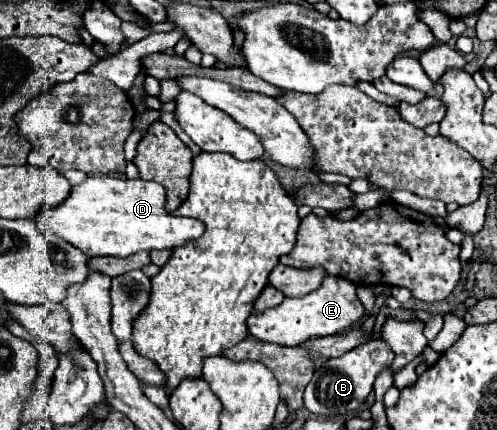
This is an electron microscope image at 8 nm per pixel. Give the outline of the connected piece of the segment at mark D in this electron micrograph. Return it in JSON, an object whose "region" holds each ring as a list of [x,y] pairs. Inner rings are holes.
{"region":[[[88,176],[82,184],[72,186],[70,196],[64,202],[60,202],[58,206],[44,206],[42,212],[36,216],[36,224],[40,232],[52,232],[62,236],[66,242],[82,250],[86,256],[114,256],[114,258],[126,258],[142,250],[148,252],[166,248],[170,250],[204,234],[202,222],[194,218],[170,216],[164,204],[166,204],[166,190],[156,182],[146,182],[142,178],[122,180],[114,176]]]}

